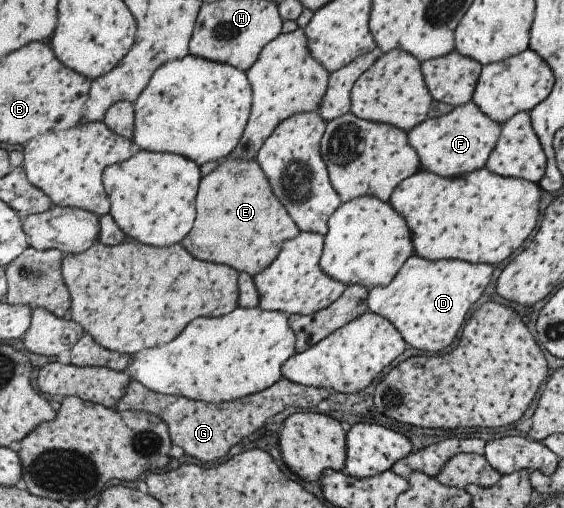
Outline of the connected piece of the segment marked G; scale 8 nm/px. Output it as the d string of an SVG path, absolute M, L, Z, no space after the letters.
M281 378L262 392L232 402L214 404L157 393L146 388L136 379L131 379L124 398L117 402L115 408L118 411L144 411L159 416L168 425L173 444L180 446L192 458L198 458L200 462L208 464L208 462L216 462L218 458L224 458L234 444L242 442L246 436L260 430L270 416L282 412L286 406L316 410L316 406L326 398L328 398L328 389L305 387Z

